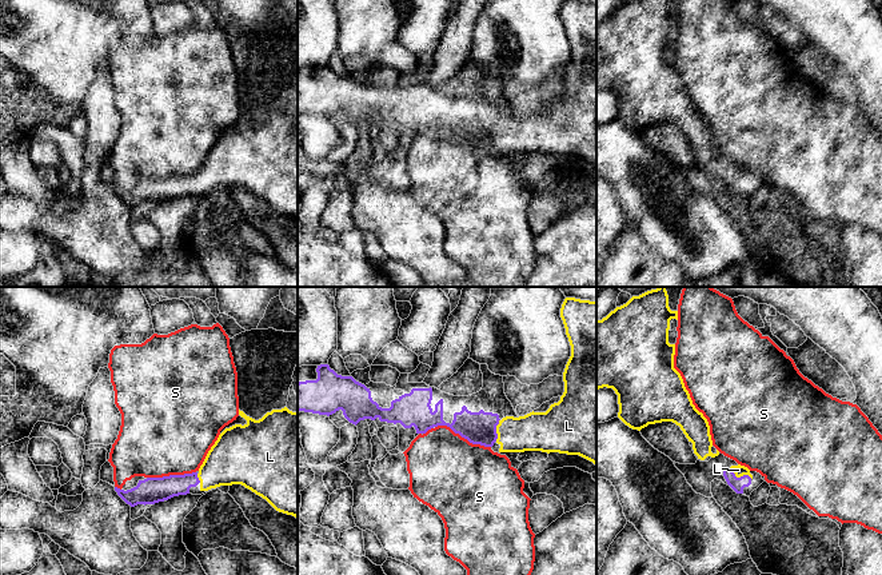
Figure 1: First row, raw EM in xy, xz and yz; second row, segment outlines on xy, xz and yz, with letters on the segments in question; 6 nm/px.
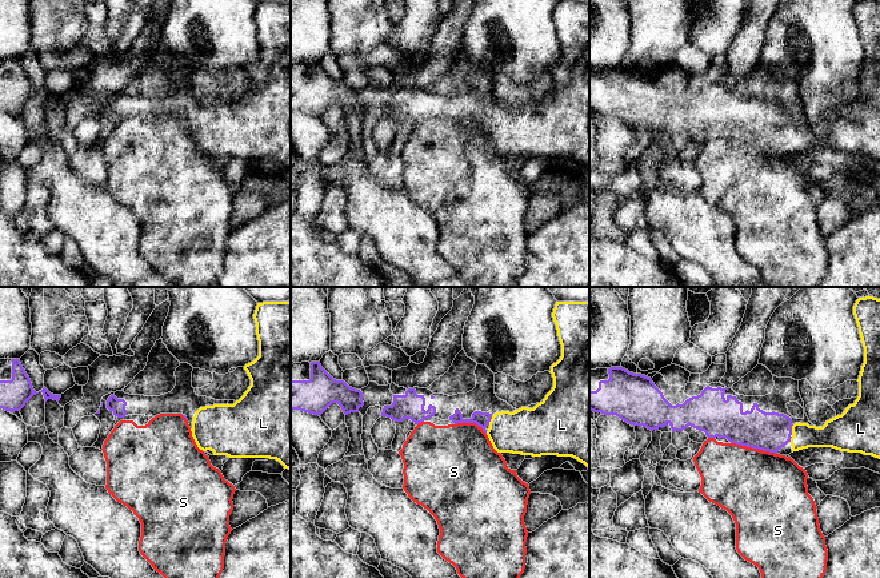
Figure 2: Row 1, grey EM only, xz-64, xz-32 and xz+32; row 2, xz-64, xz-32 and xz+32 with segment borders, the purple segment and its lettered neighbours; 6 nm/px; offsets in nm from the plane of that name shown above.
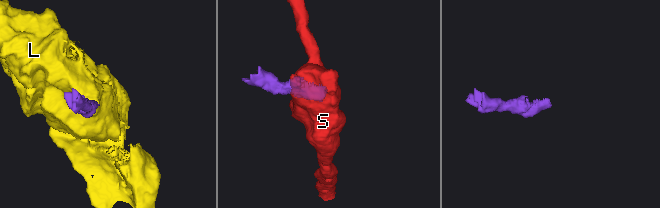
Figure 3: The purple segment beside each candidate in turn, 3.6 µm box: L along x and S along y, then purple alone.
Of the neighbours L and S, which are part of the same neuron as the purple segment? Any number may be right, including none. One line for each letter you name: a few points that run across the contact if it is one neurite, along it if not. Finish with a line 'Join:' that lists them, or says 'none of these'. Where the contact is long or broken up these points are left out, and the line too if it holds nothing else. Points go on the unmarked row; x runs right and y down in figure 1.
L: Line: yz (735, 184), (741, 178), (738, 171)
Join: L

